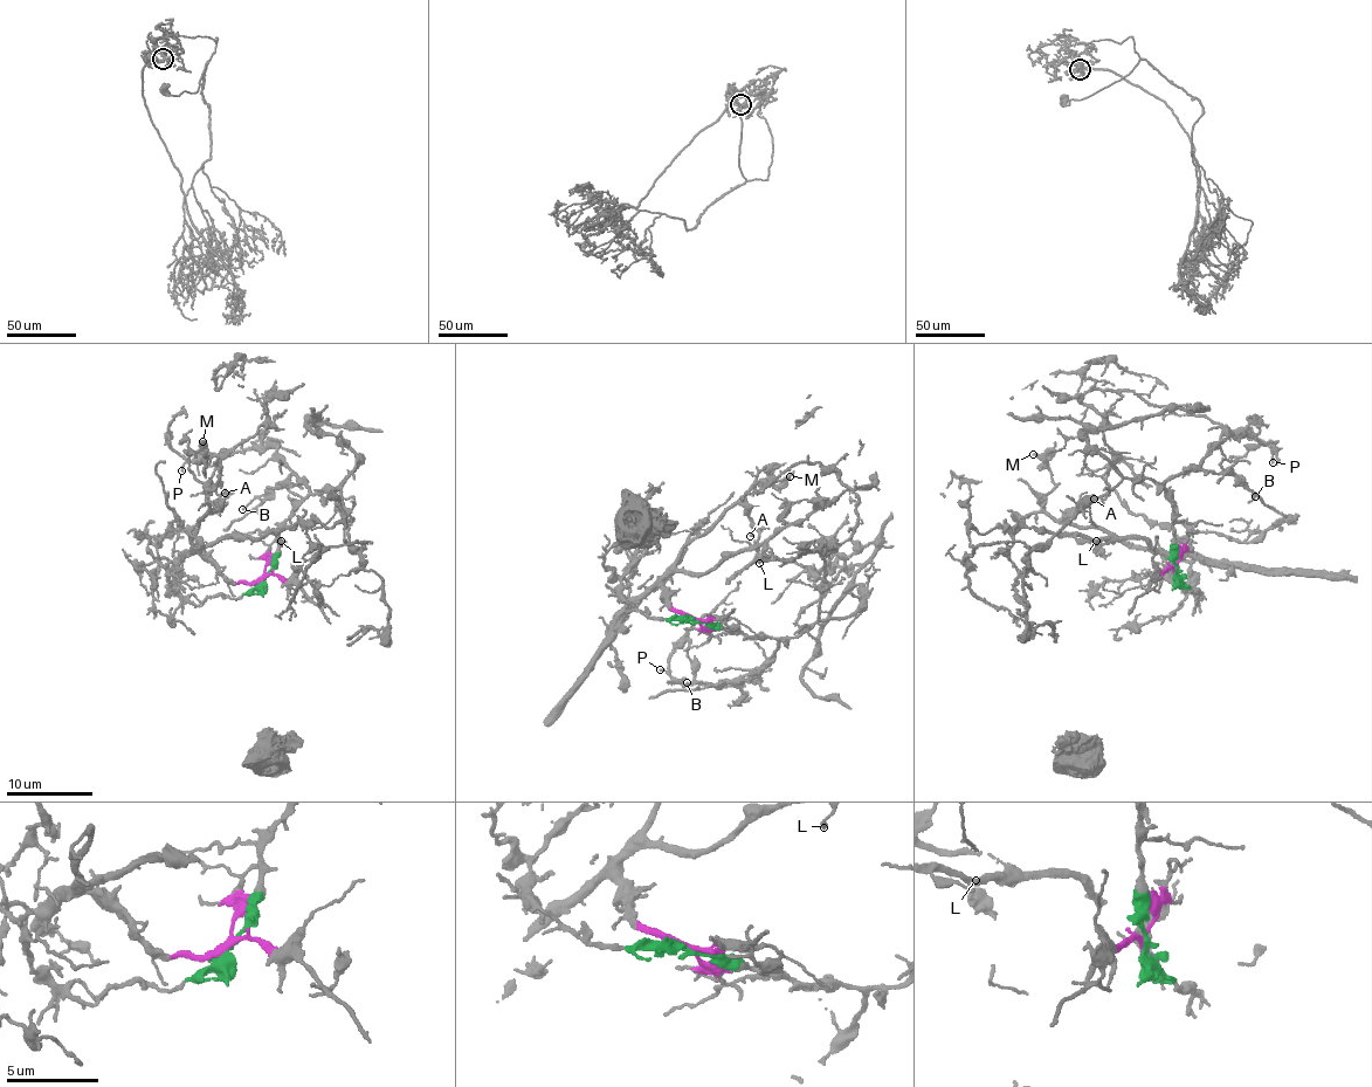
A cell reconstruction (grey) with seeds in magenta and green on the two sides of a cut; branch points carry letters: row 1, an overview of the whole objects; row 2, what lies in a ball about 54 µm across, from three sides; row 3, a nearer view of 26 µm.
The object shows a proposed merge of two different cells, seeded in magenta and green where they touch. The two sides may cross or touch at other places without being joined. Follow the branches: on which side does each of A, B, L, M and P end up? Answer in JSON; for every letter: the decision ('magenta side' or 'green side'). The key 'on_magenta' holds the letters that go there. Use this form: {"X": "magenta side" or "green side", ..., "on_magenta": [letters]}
{"A": "magenta side", "B": "green side", "L": "magenta side", "M": "magenta side", "P": "green side", "on_magenta": ["A", "L", "M"]}

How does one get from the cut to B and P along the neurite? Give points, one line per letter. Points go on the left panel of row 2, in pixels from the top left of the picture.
B: (263, 577), (278, 547), (280, 523), (309, 493), (302, 482), (267, 489), (242, 510)
P: (263, 577), (278, 547), (280, 523), (309, 493), (308, 487), (276, 447), (201, 454), (180, 470)

